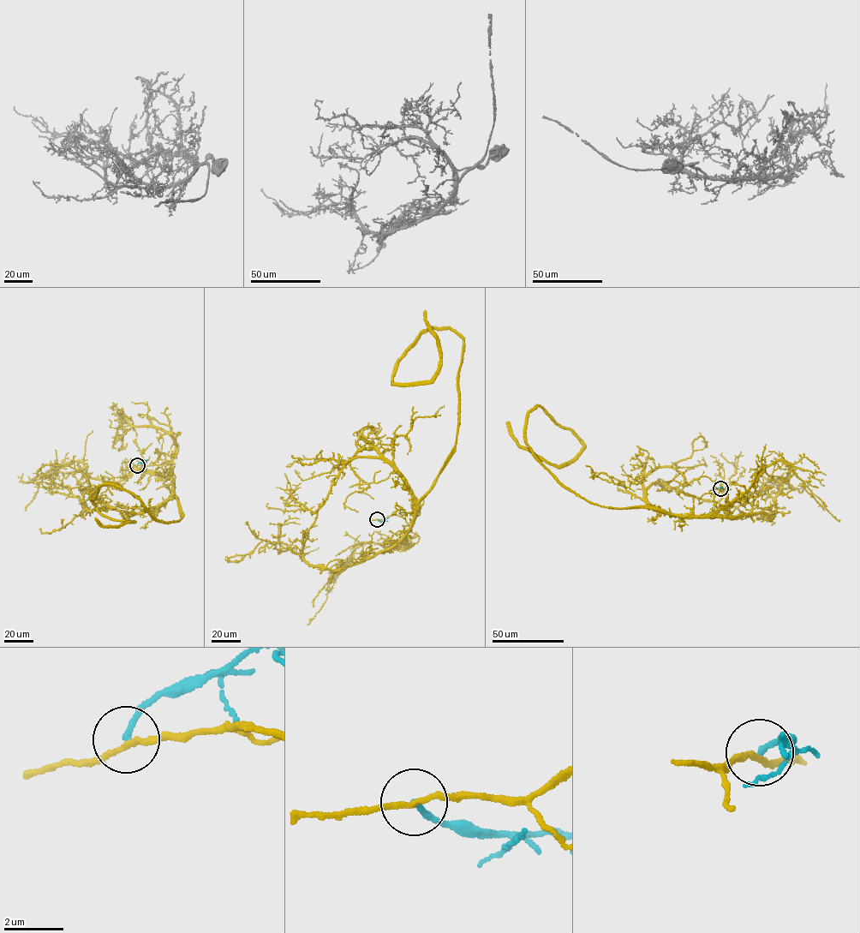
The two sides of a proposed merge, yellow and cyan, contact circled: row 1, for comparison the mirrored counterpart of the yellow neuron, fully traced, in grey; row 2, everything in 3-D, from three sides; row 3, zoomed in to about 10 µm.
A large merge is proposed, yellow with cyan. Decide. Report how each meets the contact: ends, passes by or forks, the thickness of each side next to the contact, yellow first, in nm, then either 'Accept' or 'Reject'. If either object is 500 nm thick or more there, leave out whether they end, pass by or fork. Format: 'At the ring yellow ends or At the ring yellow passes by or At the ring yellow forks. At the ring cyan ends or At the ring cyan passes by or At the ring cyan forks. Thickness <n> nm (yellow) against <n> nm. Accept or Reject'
At the ring yellow passes by. At the ring cyan ends. Thickness 160 nm (yellow) against 190 nm. Reject

